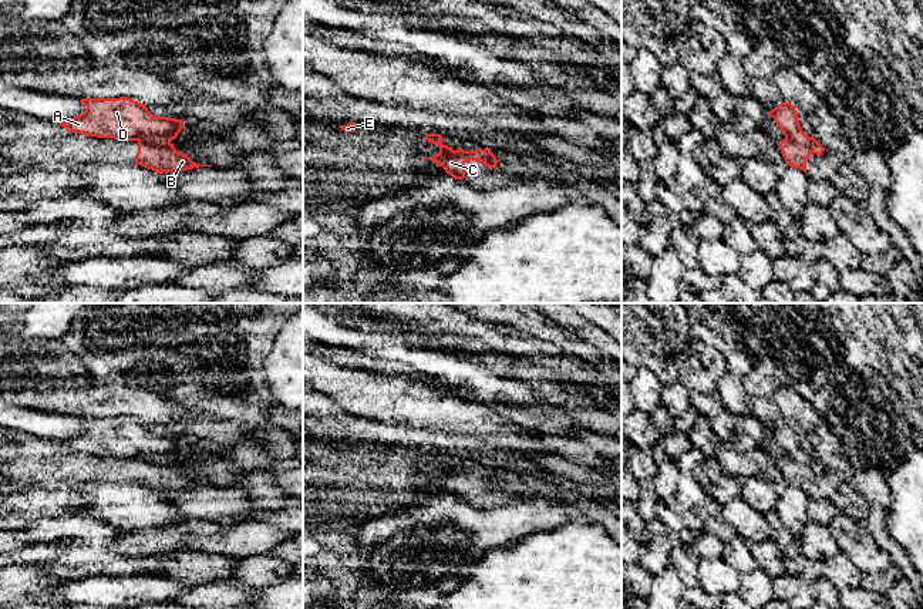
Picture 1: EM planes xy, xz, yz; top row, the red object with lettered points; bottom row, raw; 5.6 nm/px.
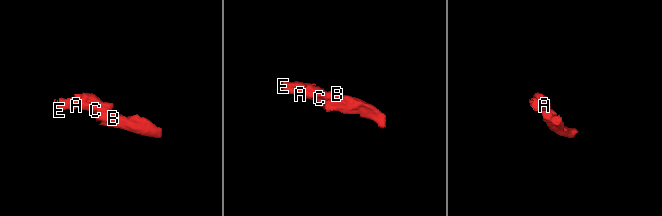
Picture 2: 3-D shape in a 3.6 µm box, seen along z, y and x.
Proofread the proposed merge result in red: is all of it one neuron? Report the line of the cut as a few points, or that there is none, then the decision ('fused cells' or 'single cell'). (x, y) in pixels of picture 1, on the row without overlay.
cut xy (138, 458), (169, 461); fused cells

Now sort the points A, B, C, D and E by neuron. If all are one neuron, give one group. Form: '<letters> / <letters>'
A C D E / B

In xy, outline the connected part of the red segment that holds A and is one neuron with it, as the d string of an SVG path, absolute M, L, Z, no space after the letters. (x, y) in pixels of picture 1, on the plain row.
M128 415L82 417L85 430L58 441L71 451L121 460L171 461L181 451L182 438L155 435L146 424Z

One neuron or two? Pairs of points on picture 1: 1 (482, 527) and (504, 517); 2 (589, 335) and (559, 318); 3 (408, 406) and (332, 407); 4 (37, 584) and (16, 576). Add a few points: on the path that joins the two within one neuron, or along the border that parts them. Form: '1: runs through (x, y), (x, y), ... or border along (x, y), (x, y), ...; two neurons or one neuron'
1: runs through (488, 527), (494, 527), (498, 522); one neuron
2: runs through (582, 329), (566, 318); one neuron
3: border along (317, 389), (350, 413); two neurons
4: runs through (31, 584), (22, 582); one neuron

